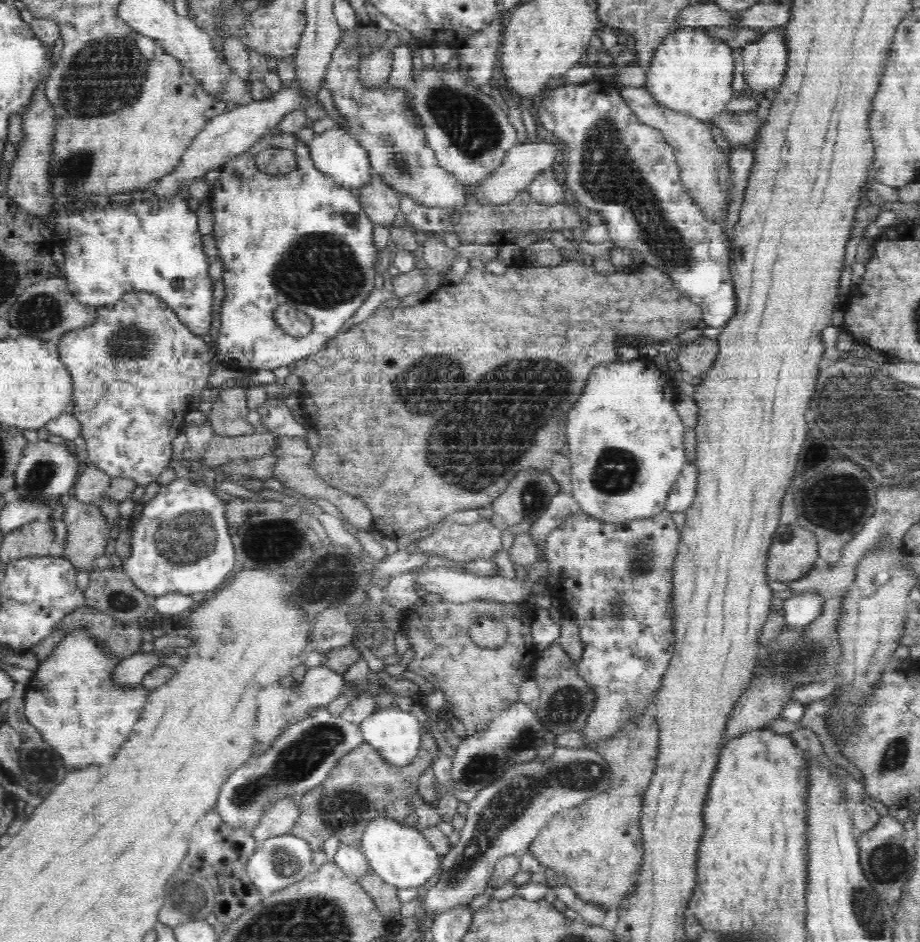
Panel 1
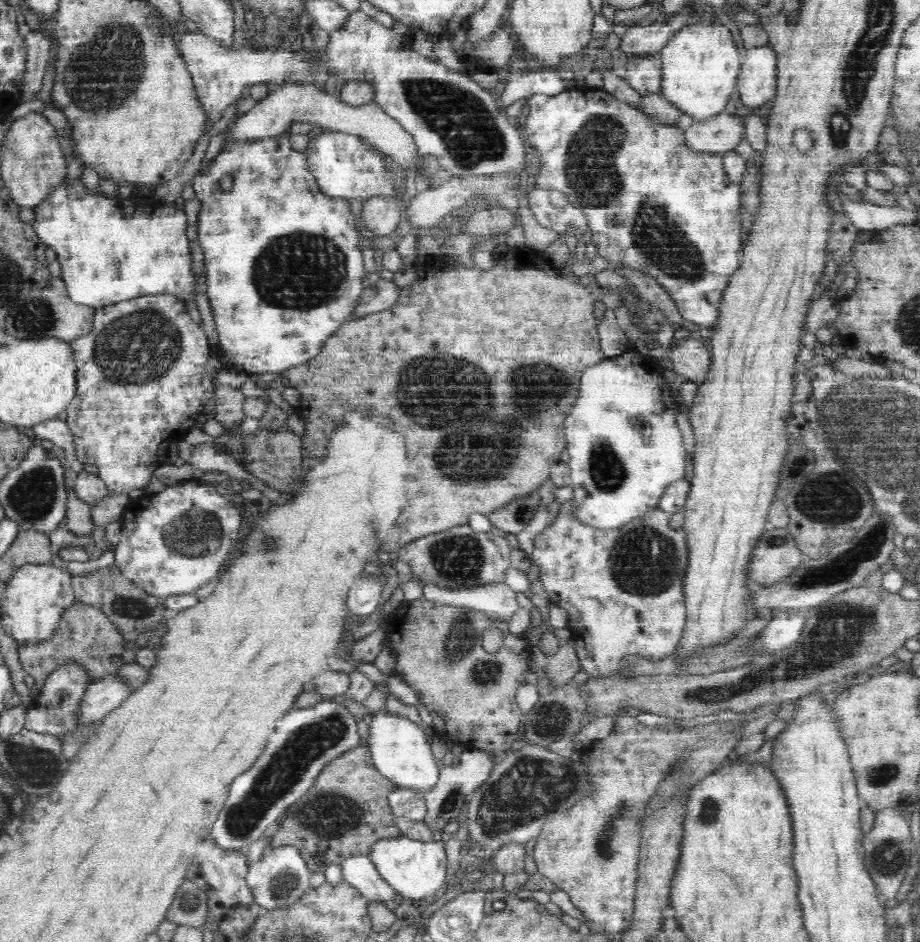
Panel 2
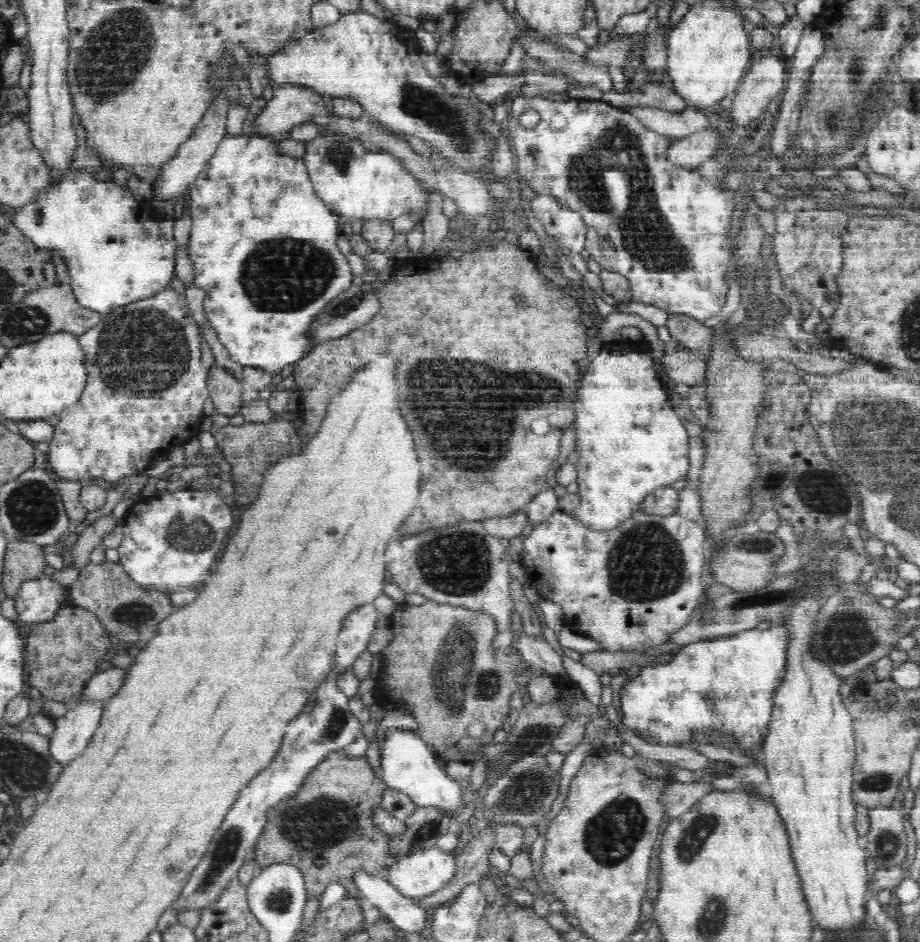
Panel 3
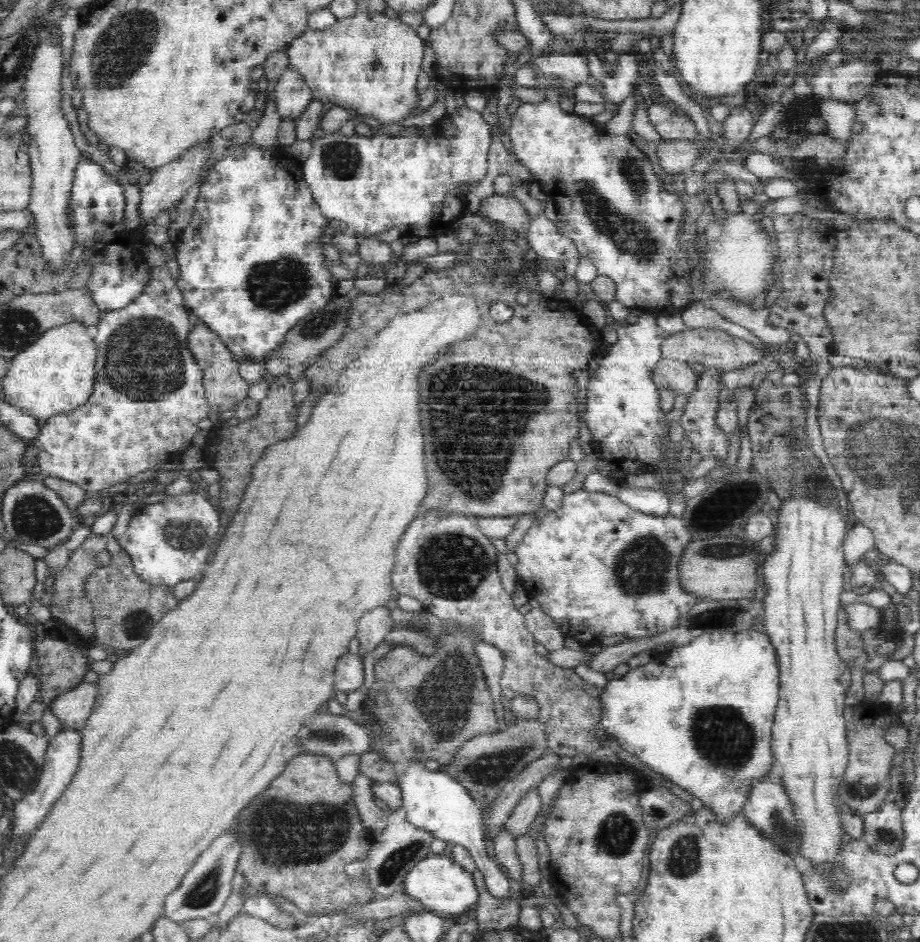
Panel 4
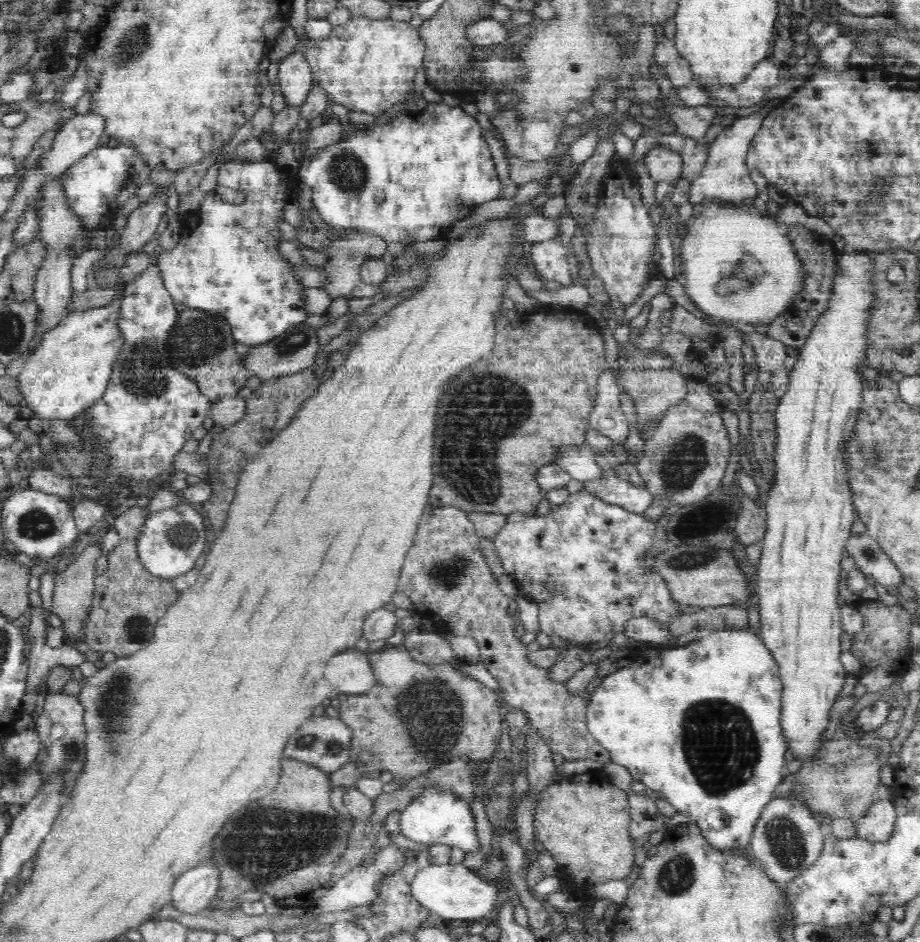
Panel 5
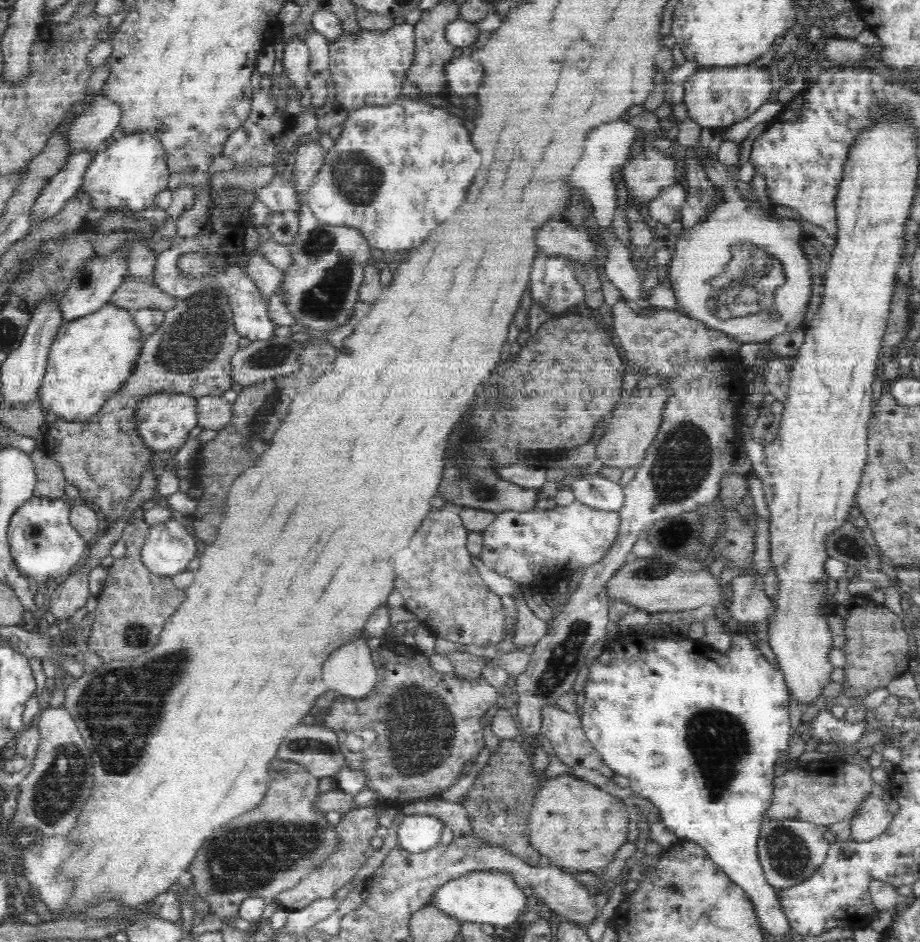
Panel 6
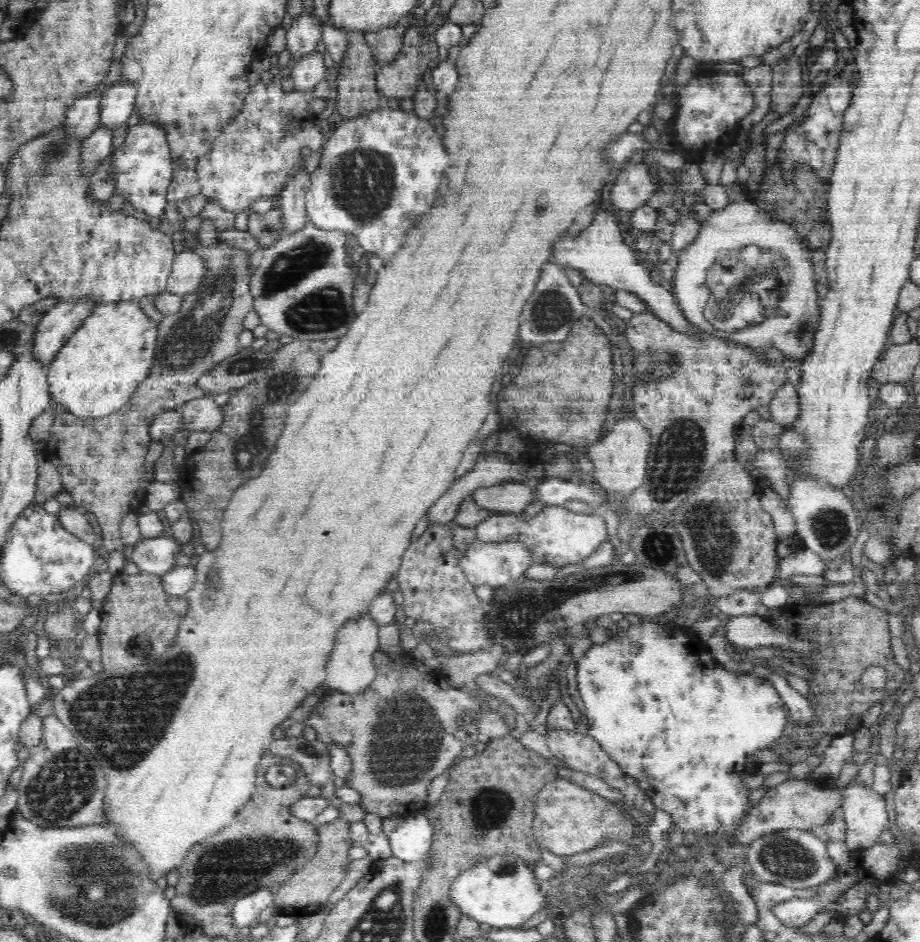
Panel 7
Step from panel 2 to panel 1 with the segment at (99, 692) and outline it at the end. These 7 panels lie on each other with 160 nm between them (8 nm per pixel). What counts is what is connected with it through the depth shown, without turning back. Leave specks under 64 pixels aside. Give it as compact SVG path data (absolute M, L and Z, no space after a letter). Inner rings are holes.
M158 648L151 653L135 653L132 657L120 661L115 670L115 680L120 682L120 685L127 686L128 689L136 689L142 686L144 676L147 676L150 670L154 670L157 666L162 666L160 663L160 655Z

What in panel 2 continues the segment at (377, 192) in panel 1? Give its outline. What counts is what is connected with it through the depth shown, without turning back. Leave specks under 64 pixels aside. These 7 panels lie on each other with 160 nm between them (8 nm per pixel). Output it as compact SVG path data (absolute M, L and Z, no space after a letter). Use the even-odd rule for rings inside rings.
M376 196L363 204L361 218L371 235L390 236L402 217L400 206L394 199Z

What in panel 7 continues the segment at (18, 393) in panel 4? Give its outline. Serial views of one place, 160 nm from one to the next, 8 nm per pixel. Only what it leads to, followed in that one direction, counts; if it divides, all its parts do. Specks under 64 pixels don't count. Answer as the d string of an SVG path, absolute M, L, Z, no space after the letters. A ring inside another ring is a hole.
M119 301L96 305L92 314L72 333L53 357L48 368L48 382L52 405L63 404L67 412L81 419L96 419L112 414L128 402L140 382L148 377L156 356L158 321L152 321L136 301Z

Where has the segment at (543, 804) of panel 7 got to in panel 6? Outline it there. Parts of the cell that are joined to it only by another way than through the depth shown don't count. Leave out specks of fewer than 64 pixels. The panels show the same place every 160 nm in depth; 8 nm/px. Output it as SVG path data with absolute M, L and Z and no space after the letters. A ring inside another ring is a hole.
M568 774L543 784L525 822L530 846L539 850L547 863L569 872L596 872L610 864L615 852L628 841L630 818L614 796Z

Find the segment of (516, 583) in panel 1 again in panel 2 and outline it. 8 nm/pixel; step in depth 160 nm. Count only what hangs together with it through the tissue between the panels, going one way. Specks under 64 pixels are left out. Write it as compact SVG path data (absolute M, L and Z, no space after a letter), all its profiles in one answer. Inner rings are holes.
M492 582L476 588L462 588L462 590L444 590L433 584L424 584L421 589L422 596L428 602L472 608L502 622L510 622L520 608L514 602L513 590L504 582Z

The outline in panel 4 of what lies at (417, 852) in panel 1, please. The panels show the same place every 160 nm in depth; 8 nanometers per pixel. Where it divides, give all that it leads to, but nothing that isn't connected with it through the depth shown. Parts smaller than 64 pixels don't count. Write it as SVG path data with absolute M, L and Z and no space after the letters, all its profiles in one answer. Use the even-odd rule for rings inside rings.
M430 852L424 859L417 861L412 870L406 874L402 886L404 892L421 902L426 910L437 913L447 920L463 918L465 911L475 908L478 902L478 890L472 879L472 873L444 853Z

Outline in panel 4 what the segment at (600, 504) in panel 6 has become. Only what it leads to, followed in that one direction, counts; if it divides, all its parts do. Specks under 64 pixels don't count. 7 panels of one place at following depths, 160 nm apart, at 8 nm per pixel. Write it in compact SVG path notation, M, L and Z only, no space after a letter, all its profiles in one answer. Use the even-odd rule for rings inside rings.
M624 487L617 492L617 497L630 508L651 515L668 515L670 499L666 493L654 488Z

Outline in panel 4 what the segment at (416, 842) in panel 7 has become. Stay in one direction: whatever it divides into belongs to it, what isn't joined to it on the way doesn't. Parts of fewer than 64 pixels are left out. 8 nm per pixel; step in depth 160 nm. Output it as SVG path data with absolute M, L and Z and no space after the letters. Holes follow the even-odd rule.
M412 762L406 774L400 778L399 788L402 790L405 820L415 824L422 830L433 834L433 838L440 838L450 844L463 846L474 859L476 866L482 872L488 892L498 900L510 900L512 896L511 883L502 873L498 862L488 858L486 853L486 839L483 828L483 804L472 799L468 790L442 771L424 770L422 762Z

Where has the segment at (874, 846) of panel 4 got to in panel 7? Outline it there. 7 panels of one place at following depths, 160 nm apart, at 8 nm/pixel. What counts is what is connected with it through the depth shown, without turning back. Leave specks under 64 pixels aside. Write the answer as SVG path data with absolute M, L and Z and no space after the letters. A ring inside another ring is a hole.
M850 784L841 800L847 826L845 845L849 850L870 848L888 827L886 801L864 784Z

